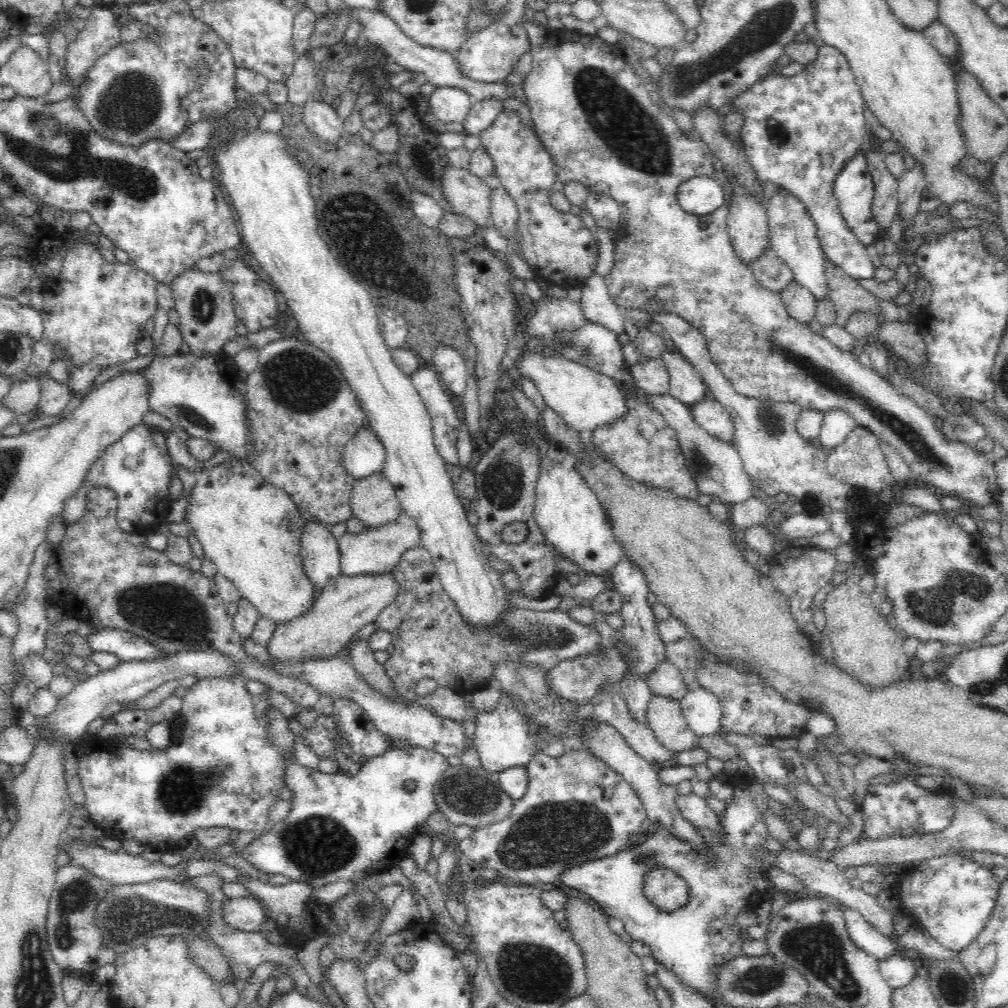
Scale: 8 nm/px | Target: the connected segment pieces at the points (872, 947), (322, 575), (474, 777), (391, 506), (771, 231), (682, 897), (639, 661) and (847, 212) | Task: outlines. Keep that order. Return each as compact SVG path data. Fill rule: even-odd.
M841 906L847 931L854 944L879 962L895 956L895 941L878 932L857 910Z
M306 524L302 535L301 560L304 573L317 594L341 575L338 544L325 524Z
M449 766L433 789L438 810L454 827L466 824L472 828L484 828L486 825L506 820L515 803L513 798L501 789L498 775L487 772L483 767Z
M382 471L355 481L350 505L353 517L370 528L394 524L403 511L394 487Z
M776 189L772 197L765 204L766 218L768 219L768 240L770 248L784 261L792 271L793 280L810 291L814 298L824 300L828 298L828 279L824 263L826 258L820 248L819 238L816 237L814 221L810 219L806 207L798 202L798 198L788 191Z
M654 867L645 876L645 895L662 910L676 910L688 900L688 885L674 871Z
M624 556L614 569L610 571L610 582L612 588L622 595L623 603L620 615L624 617L624 628L620 630L620 639L625 640L629 644L629 652L631 656L631 664L633 670L638 673L638 676L646 677L650 670L654 670L658 666L660 660L667 658L665 655L666 647L662 639L660 639L657 630L657 619L654 617L652 607L648 605L646 596L649 588L644 573L638 566L634 565L628 557Z
M860 152L860 154L846 161L845 166L842 167L842 170L838 172L834 179L834 194L838 199L845 223L850 227L850 230L862 244L872 247L873 242L880 238L880 227L878 221L873 218L871 211L874 183L868 172L868 165L866 165L864 155L864 152Z

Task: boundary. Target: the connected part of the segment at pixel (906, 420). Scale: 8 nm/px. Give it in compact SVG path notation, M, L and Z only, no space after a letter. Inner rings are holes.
M547 30L546 32L536 32L530 34L532 40L532 70L524 78L522 89L526 96L526 105L530 111L530 118L536 135L546 147L546 151L552 155L552 161L557 169L558 180L565 186L573 182L582 183L588 192L602 193L614 199L621 210L621 225L619 236L616 238L614 246L614 266L608 274L603 276L604 283L610 293L610 298L623 310L640 309L642 311L676 313L682 317L686 323L698 329L706 341L706 349L710 353L710 358L714 364L718 365L720 372L732 383L734 390L743 397L751 399L766 400L770 403L790 402L800 405L803 409L816 411L843 410L856 419L860 427L871 430L879 438L887 442L902 458L909 464L912 477L918 481L928 483L928 486L937 488L938 493L947 494L954 498L959 498L964 503L971 503L977 507L985 507L991 504L998 504L1001 496L1001 489L998 487L994 465L988 462L986 457L976 450L966 448L962 441L947 442L944 436L934 427L934 418L924 409L920 408L908 395L898 391L890 381L884 379L871 367L864 367L858 358L850 351L842 351L836 345L828 341L822 335L818 335L808 327L807 324L798 322L792 318L787 311L786 305L781 301L779 292L768 291L760 286L755 280L754 273L746 262L735 253L732 246L730 235L727 231L728 206L716 208L714 212L707 215L698 216L686 212L677 199L678 187L693 176L708 176L714 178L725 191L726 200L729 198L729 191L732 188L730 174L725 170L723 162L710 151L710 148L702 140L688 140L684 131L680 129L674 118L666 111L656 105L656 101L651 97L651 91L643 83L637 73L627 64L626 58L613 44L603 42L597 35L580 36L575 32L561 30Z

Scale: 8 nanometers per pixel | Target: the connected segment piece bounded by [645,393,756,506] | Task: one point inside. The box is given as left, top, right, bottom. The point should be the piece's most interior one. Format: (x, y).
(716, 467)

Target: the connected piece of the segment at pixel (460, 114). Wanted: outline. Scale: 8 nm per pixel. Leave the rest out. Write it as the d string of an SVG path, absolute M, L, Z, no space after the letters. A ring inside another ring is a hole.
M438 87L429 96L432 112L444 123L462 122L470 112L472 103L470 94L459 87Z

